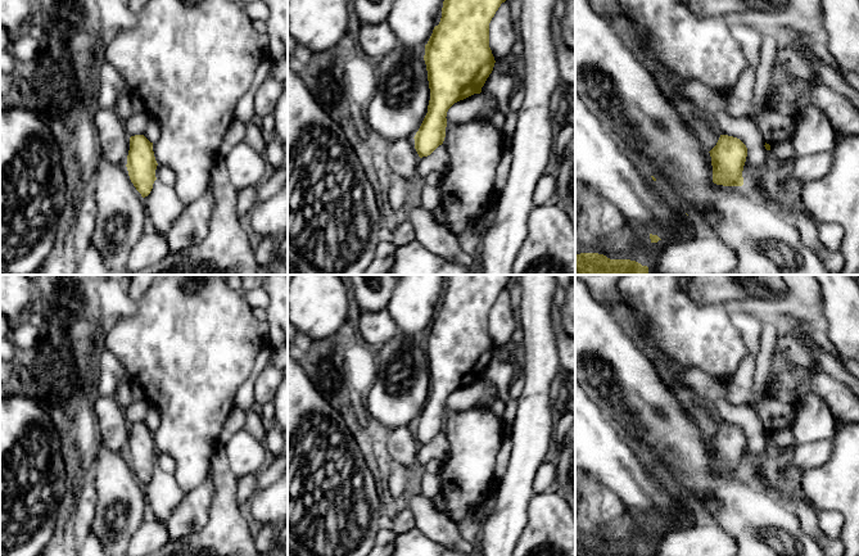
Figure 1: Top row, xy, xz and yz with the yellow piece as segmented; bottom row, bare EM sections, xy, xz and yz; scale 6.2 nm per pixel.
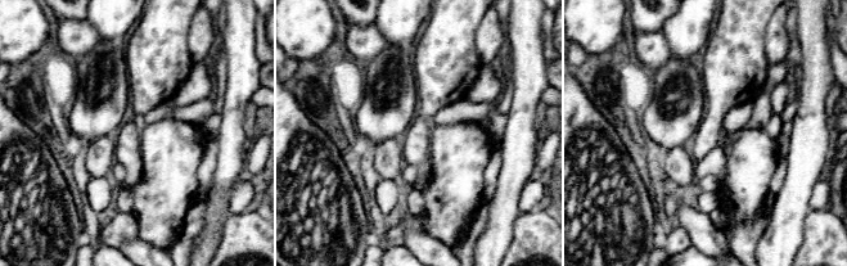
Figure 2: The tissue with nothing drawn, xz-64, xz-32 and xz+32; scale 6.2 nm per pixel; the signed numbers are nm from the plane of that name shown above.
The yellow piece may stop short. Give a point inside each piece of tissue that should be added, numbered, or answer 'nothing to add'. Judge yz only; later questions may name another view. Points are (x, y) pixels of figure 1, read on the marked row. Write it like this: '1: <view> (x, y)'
nothing to add

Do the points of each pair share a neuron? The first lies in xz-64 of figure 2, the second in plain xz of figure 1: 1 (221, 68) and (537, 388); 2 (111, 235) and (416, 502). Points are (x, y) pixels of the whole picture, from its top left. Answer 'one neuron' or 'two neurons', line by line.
1: two neurons
2: two neurons

